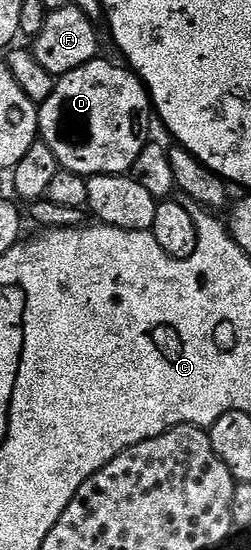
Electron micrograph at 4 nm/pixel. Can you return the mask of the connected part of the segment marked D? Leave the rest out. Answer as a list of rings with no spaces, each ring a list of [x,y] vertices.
[[[103,57],[91,59],[86,65],[57,78],[54,93],[50,93],[48,100],[39,104],[38,135],[43,143],[54,149],[54,157],[58,157],[63,170],[85,177],[126,175],[131,172],[134,161],[138,161],[138,153],[142,153],[144,146],[150,142],[149,136],[144,134],[148,131],[148,122],[154,119],[145,92],[139,86],[136,88],[135,83],[138,83],[137,76],[127,66],[115,67]]]

